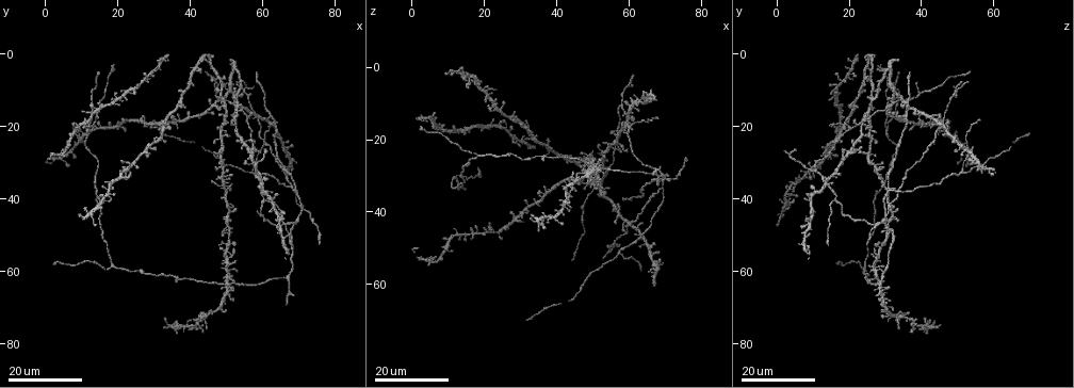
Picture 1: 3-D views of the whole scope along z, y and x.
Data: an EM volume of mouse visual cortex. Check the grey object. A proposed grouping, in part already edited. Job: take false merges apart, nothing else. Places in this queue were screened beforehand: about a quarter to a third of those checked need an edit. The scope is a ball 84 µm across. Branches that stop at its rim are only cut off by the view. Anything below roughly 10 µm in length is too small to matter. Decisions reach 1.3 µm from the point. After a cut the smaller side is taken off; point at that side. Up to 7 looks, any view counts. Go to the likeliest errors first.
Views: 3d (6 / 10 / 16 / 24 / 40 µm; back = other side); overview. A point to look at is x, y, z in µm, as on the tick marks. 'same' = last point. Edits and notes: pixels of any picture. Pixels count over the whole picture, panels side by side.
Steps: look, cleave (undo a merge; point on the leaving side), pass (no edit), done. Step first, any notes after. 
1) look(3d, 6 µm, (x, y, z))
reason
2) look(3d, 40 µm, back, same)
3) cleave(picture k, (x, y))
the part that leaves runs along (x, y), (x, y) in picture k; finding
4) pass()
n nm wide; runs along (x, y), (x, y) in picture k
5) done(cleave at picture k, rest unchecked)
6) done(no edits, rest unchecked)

look(3d, 16 µm, (36.0, 61.5, 25.0))
two arms in line, one across

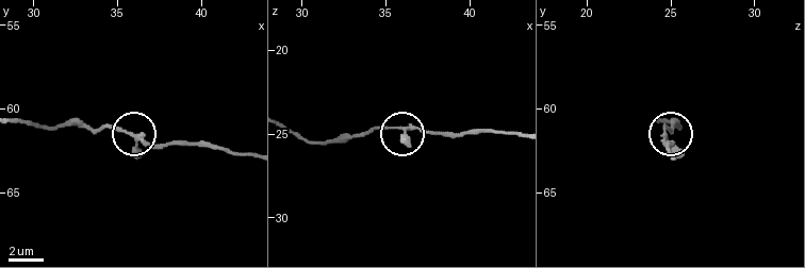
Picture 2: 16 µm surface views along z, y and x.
look(3d, 6 µm, (36.0, 61.7, 24.8))

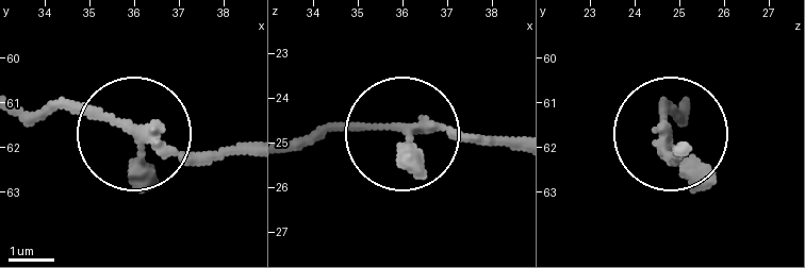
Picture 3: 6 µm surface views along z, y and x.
pass()
3 arms; runs along (515, 147), (378, 123), (332, 123), (286, 143) in picture 3; continuous, no second cell

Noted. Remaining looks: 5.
look(3d, 16 µm, (58.5, 32.0, 11.0))
three-way junction

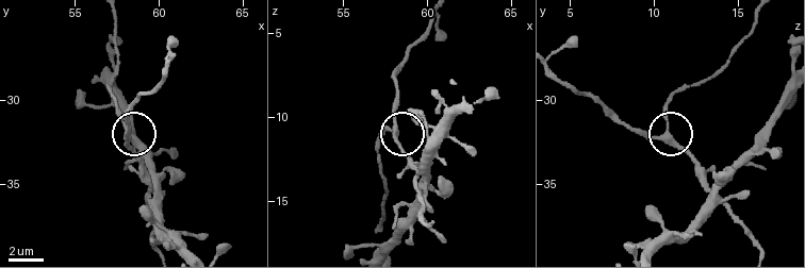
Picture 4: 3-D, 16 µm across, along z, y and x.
look(3d, 10 µm, (58.0, 32.0, 10.7))

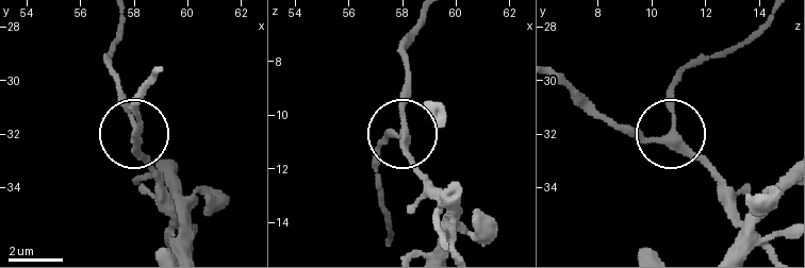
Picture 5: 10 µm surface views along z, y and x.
pass()
240 nm wide; runs along (445, 245), (436, 195), (401, 128), (409, 55) in picture 5; all the same cell

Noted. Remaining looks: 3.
look(3d, 24 µm, (59.0, 44.0, 18.0))
narrows sharply

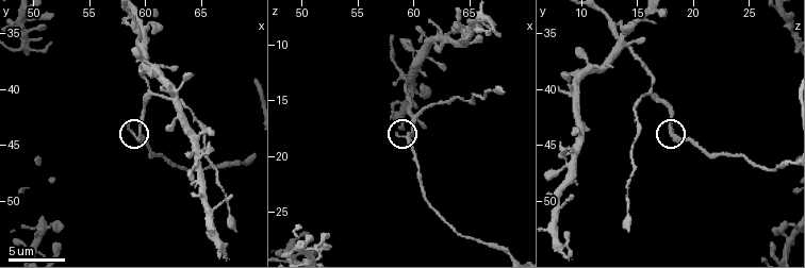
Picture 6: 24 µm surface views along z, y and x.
look(3d, 10 µm, (59.6, 43.6, 18.2))
zoom in

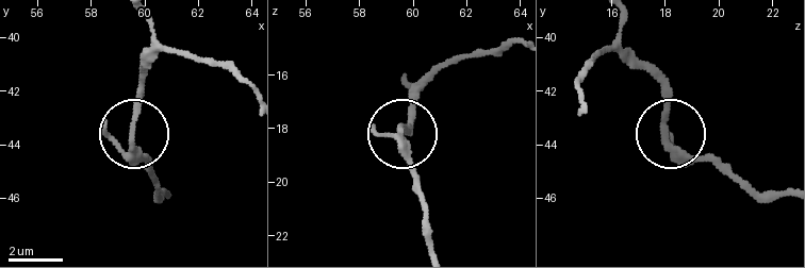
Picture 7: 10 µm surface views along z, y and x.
pass()
runs along (787, 197), (738, 187), (676, 149), (666, 76) in picture 7; continuous, no second cell

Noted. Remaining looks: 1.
done(no edits, rest unchecked)

